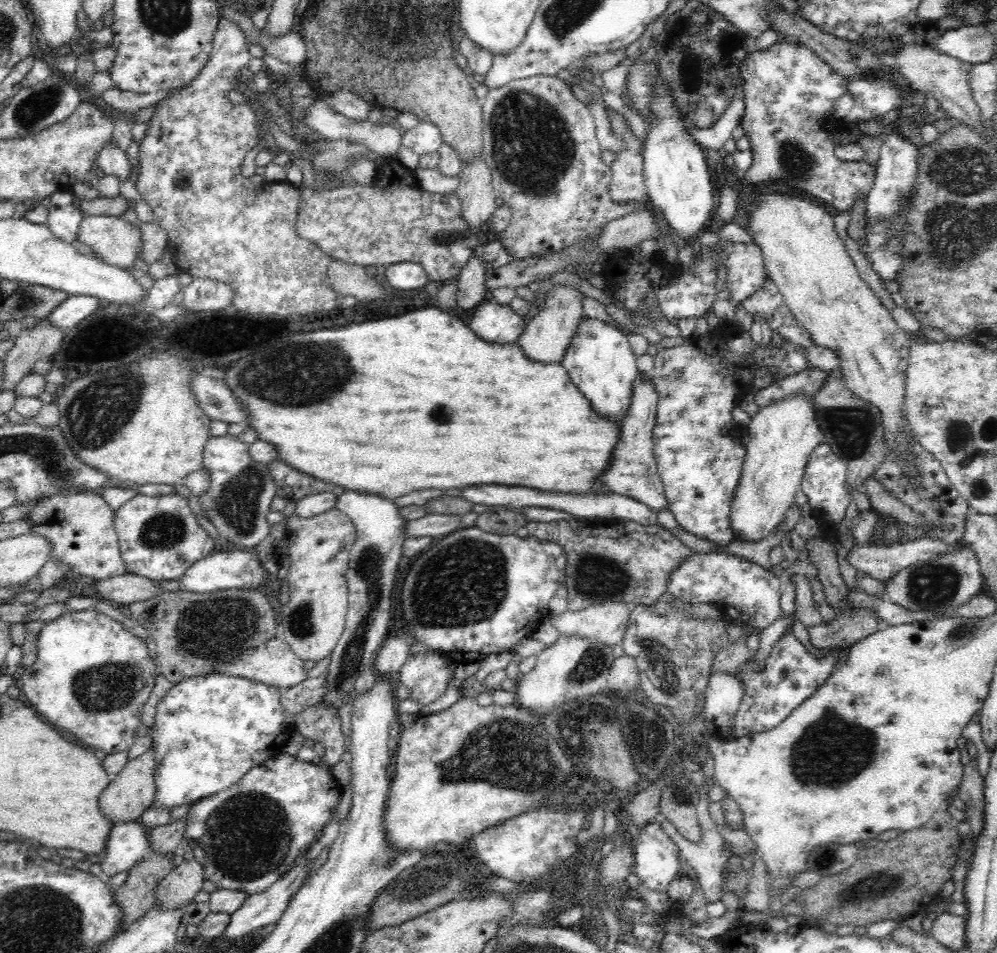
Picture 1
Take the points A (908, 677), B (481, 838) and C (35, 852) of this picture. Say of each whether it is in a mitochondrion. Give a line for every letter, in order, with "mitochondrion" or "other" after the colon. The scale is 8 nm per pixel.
A: other
B: other
C: other

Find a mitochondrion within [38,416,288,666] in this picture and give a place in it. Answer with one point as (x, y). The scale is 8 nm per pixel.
(216, 628)

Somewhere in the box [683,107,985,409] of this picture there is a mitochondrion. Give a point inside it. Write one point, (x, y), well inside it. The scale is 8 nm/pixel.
(799, 167)

